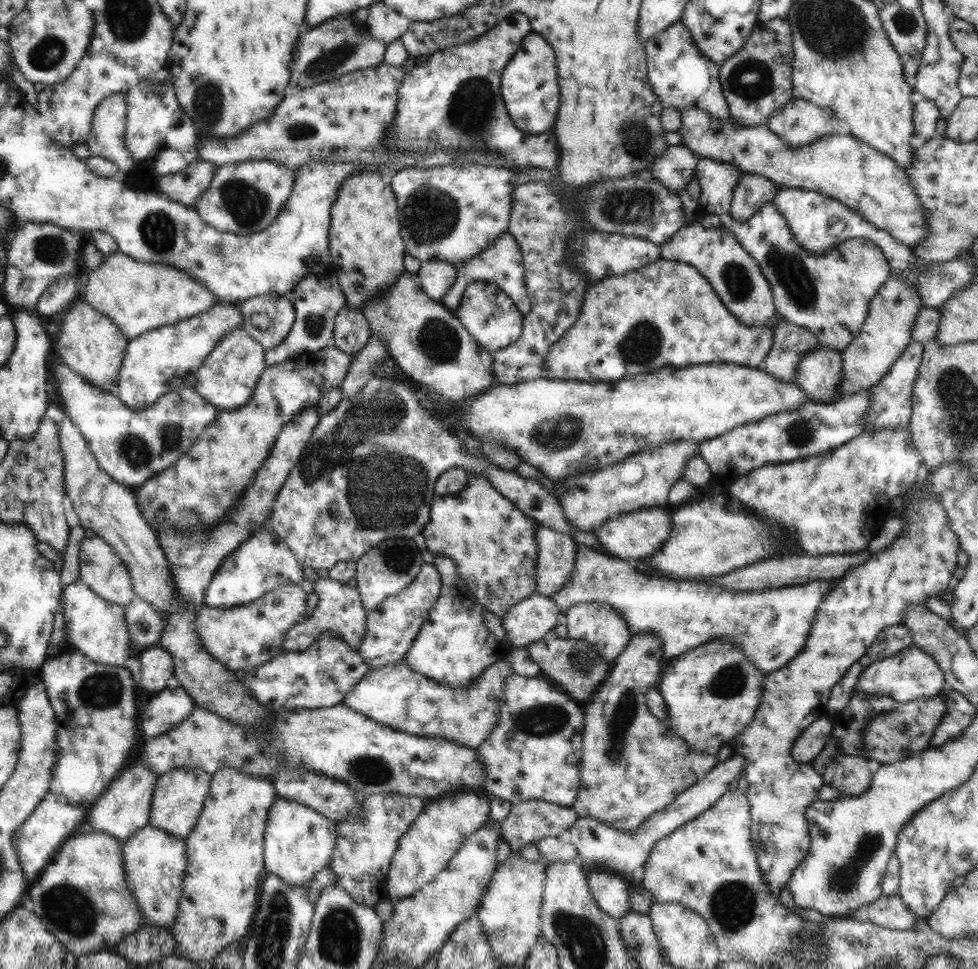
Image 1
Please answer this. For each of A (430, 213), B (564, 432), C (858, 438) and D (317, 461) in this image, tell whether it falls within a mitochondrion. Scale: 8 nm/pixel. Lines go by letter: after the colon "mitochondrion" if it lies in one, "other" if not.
A: mitochondrion
B: mitochondrion
C: other
D: mitochondrion

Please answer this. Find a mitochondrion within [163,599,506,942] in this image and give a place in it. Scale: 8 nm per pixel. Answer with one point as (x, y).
(374, 771)

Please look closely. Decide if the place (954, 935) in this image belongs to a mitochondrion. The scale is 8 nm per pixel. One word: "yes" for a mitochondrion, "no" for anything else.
no

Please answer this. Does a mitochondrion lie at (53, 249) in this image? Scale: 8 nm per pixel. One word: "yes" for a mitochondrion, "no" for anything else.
yes

